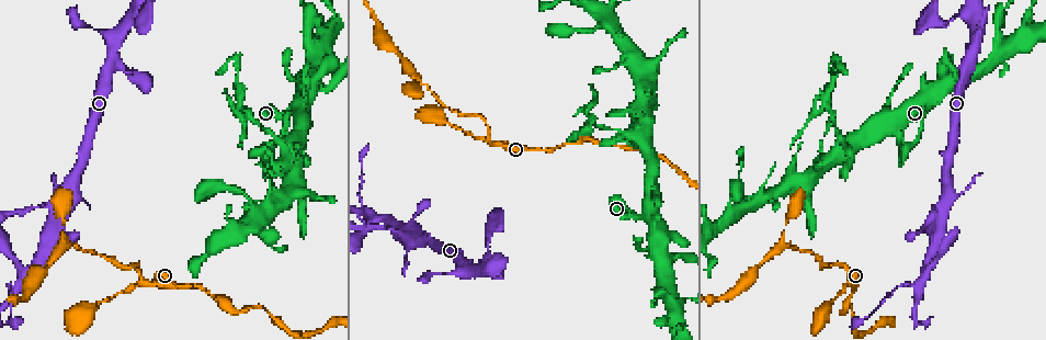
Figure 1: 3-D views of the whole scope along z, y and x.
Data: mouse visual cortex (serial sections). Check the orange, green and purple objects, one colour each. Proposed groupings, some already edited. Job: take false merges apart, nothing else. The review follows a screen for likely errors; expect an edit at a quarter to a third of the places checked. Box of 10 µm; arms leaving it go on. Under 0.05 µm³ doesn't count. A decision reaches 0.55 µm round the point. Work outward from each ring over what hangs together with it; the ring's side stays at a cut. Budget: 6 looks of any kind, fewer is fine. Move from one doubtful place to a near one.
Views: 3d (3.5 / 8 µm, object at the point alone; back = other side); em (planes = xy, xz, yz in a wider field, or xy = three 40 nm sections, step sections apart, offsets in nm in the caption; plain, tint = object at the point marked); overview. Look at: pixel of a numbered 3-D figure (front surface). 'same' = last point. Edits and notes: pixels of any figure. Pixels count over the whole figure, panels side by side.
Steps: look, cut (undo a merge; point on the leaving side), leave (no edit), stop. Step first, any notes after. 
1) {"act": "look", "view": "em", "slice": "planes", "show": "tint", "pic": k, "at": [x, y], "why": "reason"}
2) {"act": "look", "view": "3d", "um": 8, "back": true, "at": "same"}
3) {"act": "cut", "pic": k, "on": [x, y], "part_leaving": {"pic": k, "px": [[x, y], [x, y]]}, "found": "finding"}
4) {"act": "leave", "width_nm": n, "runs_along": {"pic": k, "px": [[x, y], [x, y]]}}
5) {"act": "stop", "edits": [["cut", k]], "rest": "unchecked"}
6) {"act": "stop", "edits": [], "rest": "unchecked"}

{"act": "look", "view": "3d", "um": 3.5, "back": true, "pic": 1, "at": [830, 105], "why": "branch point"}

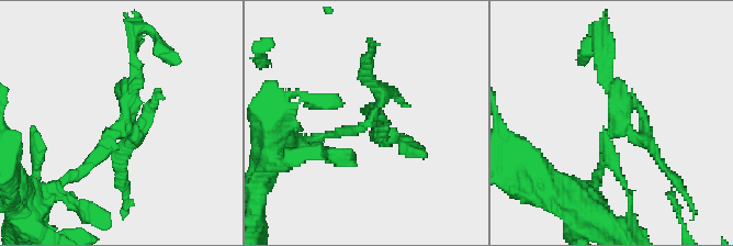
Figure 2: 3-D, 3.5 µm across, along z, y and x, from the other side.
{"act": "look", "view": "em", "slice": "xy", "step": 5, "show": "tint", "pic": 2, "at": [371, 117]}

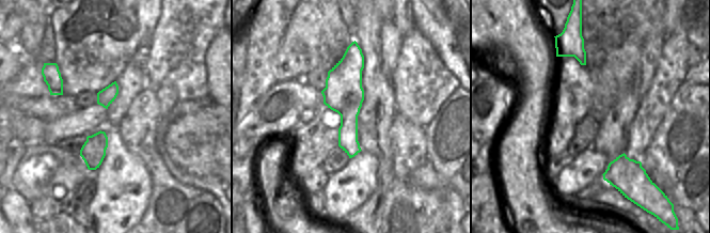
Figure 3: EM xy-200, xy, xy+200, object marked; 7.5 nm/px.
{"act": "leave", "runs_along": {"pic": 2, "px": [[77, 172], [127, 125], [134, 54]]}, "found": "continuous, no second cell"}

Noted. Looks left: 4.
{"act": "look", "view": "3d", "um": 3.5, "back": true, "pic": 1, "at": [821, 268], "why": "abrupt turn"}

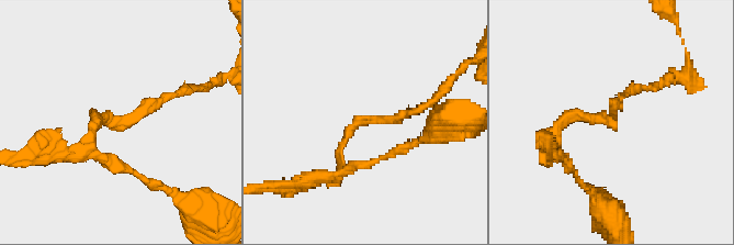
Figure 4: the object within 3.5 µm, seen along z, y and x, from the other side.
{"act": "look", "view": "em", "slice": "xy", "step": 5, "show": "tint", "pic": 4, "at": [608, 124], "arm_widths_nm": [150, 150], "why": "shape alone is not enough"}

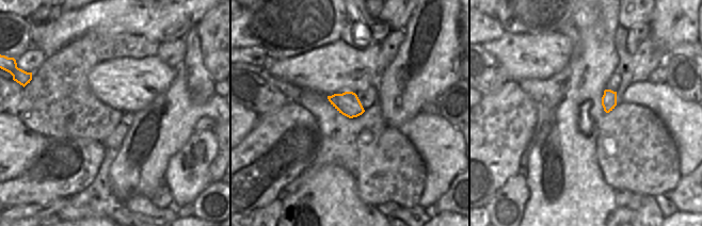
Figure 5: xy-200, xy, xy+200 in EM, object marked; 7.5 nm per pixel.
{"act": "leave", "runs_along": {"pic": 4, "px": [[337, 179], [340, 145], [358, 122], [421, 109]]}, "found": "continuous, no second cell"}

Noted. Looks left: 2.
{"act": "look", "view": "3d", "um": 3.5, "pic": 1, "at": [381, 219], "why": "side arm on a straight run"}

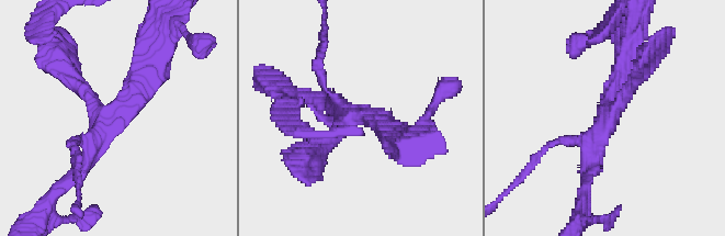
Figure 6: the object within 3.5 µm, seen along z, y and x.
{"act": "look", "view": "em", "slice": "xy", "step": 5, "show": "tint", "pic": 6, "at": [359, 118], "why": "now the EM"}

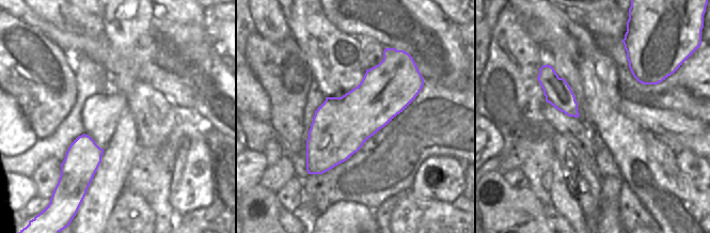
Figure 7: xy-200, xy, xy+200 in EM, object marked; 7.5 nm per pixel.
{"act": "leave", "width_nm": 440, "runs_along": {"pic": 6, "px": [[149, 58], [143, 86], [71, 177]]}, "found": "continuous, no second cell"}

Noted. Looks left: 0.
{"act": "stop", "edits": [], "rest": "unchecked"}

